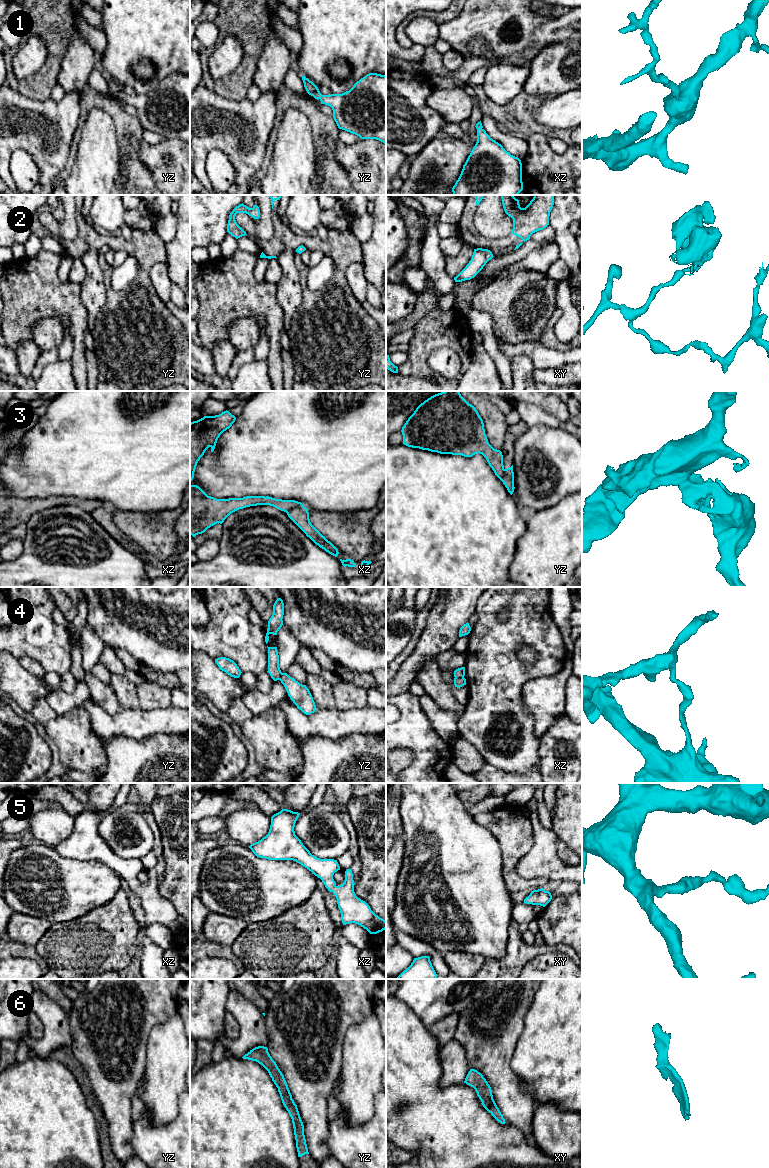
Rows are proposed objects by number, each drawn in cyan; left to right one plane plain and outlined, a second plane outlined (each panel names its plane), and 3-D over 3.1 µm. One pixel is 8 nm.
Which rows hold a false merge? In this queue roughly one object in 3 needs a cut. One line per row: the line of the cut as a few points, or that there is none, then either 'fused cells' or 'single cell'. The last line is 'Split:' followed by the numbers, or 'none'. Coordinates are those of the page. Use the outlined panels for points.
1: no cut | single cell
2: yz (266, 256), (269, 258) | fused cells
3: xz (302, 505), (292, 507), (286, 512) | fused cells
4: xz (463, 676), (455, 678) | fused cells
5: no cut | single cell
6: no cut | single cell
Split: 2, 3, 4

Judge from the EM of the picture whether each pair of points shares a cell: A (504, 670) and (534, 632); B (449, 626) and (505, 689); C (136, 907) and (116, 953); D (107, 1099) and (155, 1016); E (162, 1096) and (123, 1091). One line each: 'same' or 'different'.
A: same
B: different
C: different
D: same
E: different

